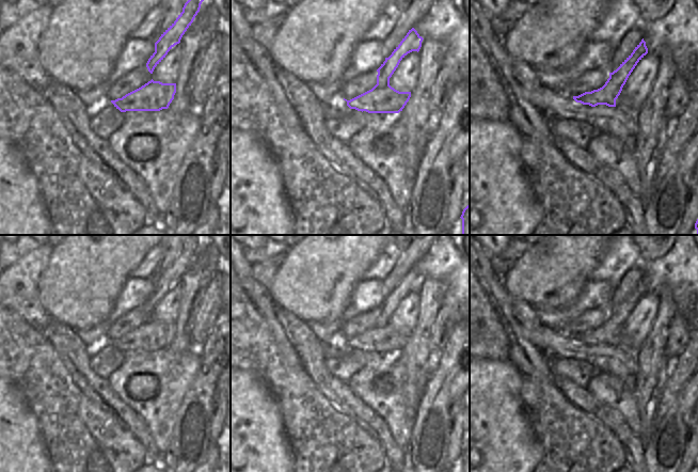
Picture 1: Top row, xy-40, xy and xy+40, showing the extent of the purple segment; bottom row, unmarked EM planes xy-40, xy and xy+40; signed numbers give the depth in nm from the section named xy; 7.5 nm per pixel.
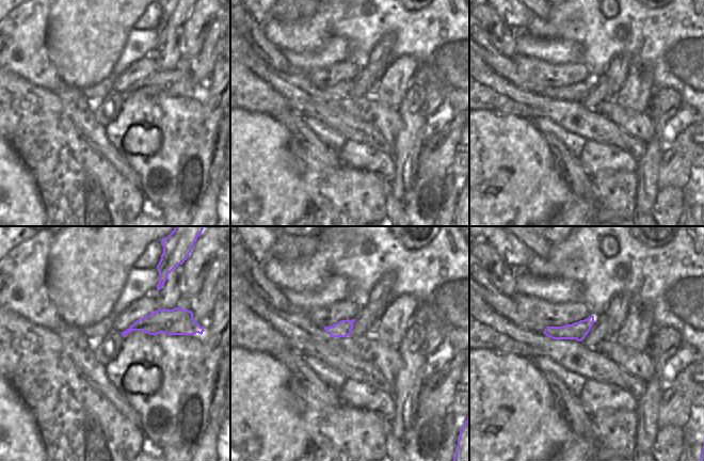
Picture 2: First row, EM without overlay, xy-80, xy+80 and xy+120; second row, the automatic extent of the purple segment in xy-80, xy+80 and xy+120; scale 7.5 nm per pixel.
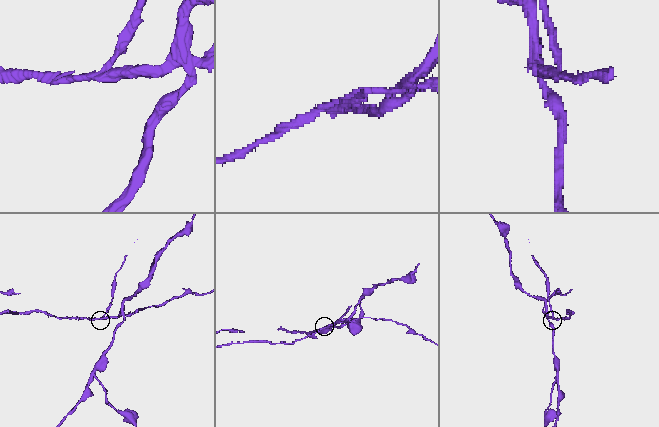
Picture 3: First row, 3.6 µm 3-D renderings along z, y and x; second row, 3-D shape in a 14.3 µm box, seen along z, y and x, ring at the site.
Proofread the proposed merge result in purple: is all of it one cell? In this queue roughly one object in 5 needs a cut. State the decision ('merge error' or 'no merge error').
merge error

